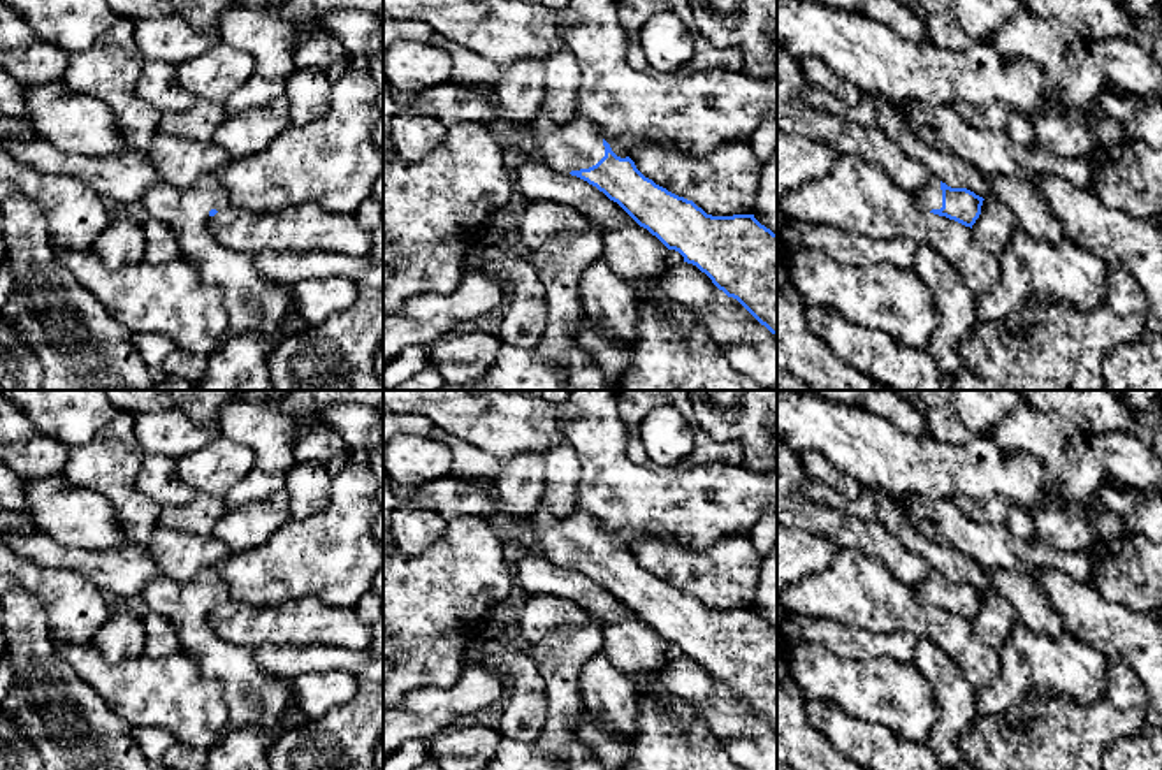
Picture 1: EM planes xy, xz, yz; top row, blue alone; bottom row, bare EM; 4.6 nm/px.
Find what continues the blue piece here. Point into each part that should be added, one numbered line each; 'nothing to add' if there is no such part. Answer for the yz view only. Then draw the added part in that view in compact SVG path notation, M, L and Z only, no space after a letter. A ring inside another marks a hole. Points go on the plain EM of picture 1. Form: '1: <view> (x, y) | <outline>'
1: yz (929, 591) | M930 570L925 580L912 589L914 599L923 605L940 603L942 601L942 584L940 573Z

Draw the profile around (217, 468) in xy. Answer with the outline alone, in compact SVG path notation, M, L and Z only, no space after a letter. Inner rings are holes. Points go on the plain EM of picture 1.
M220 434L206 447L176 461L178 475L195 492L223 499L253 468L255 454L244 443Z

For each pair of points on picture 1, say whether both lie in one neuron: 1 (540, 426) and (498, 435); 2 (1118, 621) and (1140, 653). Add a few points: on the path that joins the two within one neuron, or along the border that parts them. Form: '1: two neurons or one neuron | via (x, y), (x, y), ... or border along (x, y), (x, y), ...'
1: one neuron | via (530, 426), (508, 426)
2: one neuron | via (1120, 628), (1138, 646)

